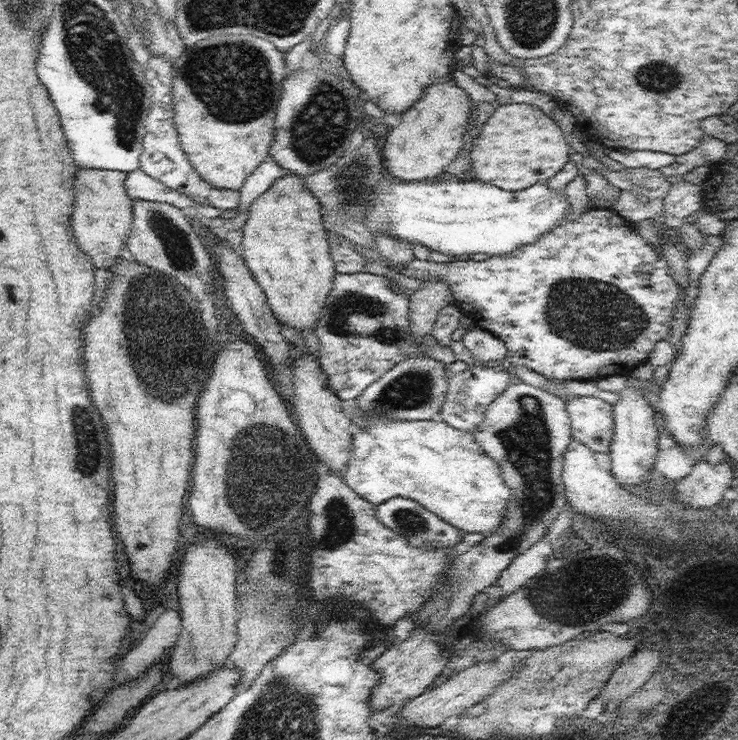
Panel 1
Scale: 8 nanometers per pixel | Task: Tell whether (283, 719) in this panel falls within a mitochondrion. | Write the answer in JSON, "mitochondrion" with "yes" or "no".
{"mitochondrion":"yes"}

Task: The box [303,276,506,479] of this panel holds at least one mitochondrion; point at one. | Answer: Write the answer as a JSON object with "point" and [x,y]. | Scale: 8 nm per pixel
{"point":[352,315]}

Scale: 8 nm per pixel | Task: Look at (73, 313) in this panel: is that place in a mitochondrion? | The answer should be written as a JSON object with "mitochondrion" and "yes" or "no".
{"mitochondrion":"no"}

